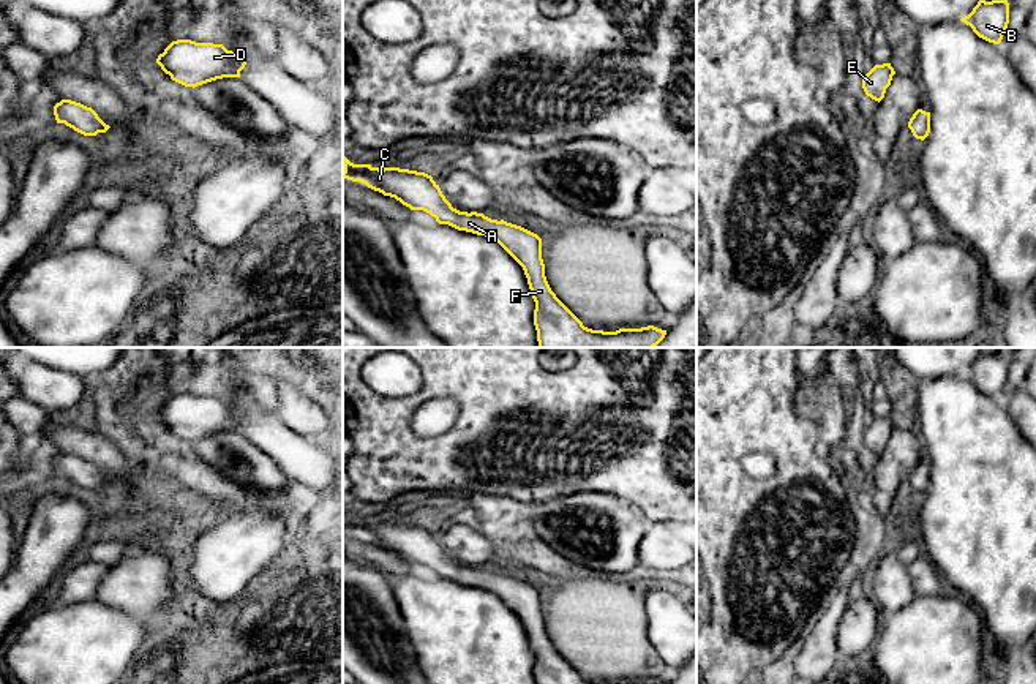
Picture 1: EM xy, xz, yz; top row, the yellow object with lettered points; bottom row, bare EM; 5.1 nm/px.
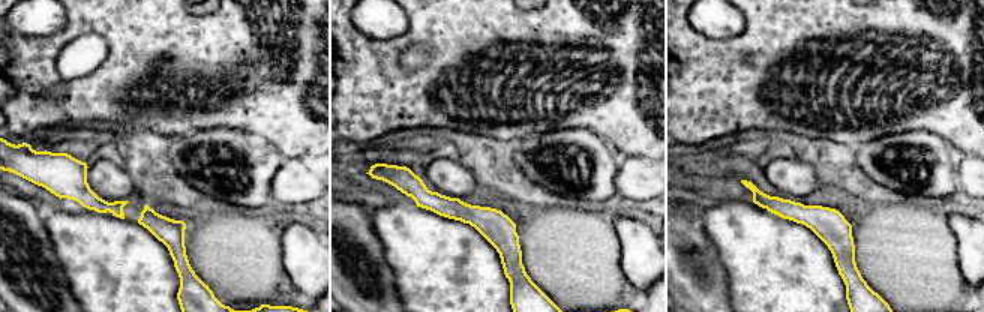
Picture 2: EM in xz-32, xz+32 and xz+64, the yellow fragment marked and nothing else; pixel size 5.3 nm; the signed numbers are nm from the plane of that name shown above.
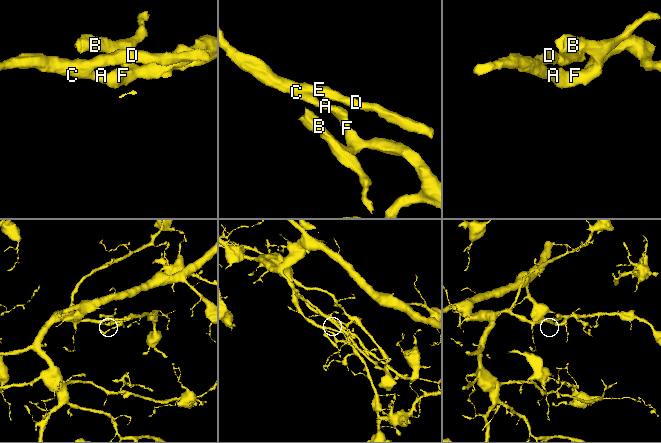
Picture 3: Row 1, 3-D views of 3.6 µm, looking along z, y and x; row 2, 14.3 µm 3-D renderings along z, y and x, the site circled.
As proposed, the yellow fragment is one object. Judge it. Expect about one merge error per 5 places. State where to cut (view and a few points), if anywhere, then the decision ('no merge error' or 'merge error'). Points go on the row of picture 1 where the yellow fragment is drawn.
no cut; no merge error

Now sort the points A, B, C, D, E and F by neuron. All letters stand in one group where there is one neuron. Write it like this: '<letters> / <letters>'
A B C D E F

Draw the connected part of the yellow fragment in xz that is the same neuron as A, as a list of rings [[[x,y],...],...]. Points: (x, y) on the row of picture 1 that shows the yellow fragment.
[[[346,156],[343,163],[344,179],[362,182],[384,196],[395,197],[411,210],[423,210],[439,224],[497,242],[523,267],[527,278],[535,302],[534,325],[539,348],[655,348],[665,338],[666,330],[654,325],[616,332],[584,327],[551,291],[545,276],[542,239],[537,234],[483,213],[453,209],[431,175],[400,167],[354,164]]]

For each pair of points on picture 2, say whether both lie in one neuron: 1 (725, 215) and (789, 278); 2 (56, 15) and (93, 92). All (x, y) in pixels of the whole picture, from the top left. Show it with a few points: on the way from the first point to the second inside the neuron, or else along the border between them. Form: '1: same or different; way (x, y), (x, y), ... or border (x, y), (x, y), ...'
1: same; way (741, 231), (773, 263)
2: different; border (66, 15), (66, 23), (59, 30), (27, 36)

